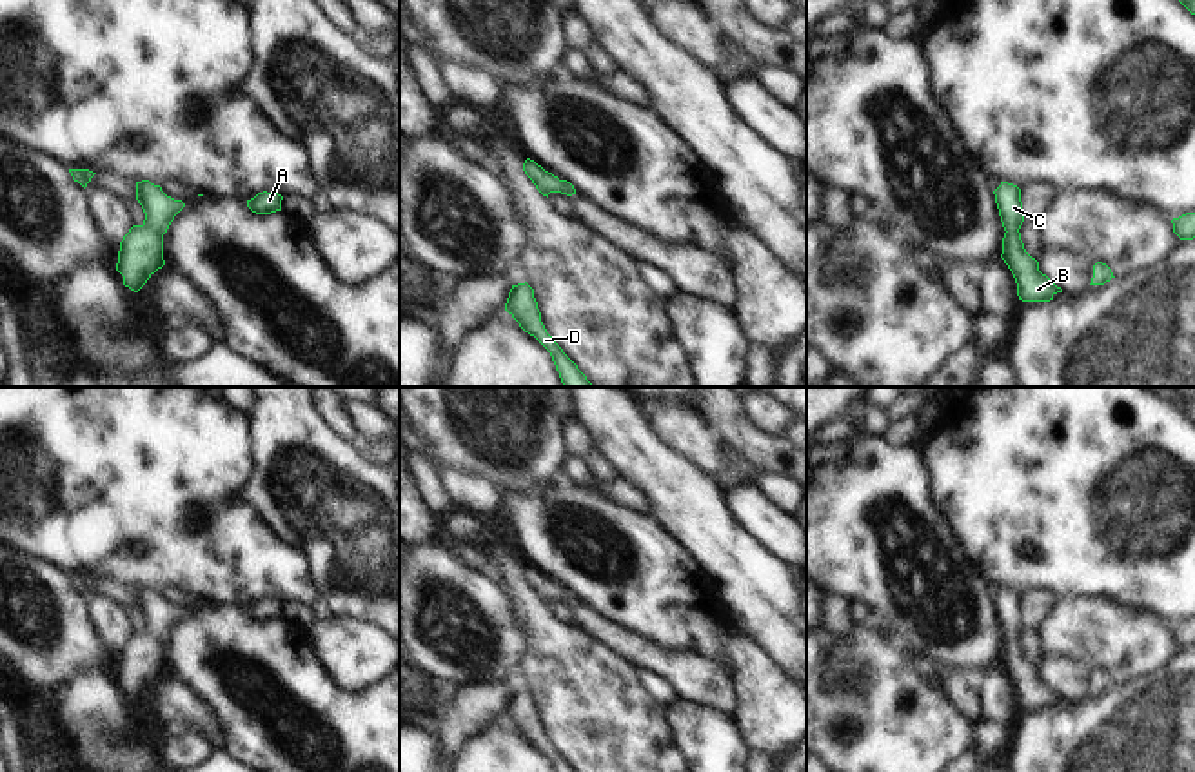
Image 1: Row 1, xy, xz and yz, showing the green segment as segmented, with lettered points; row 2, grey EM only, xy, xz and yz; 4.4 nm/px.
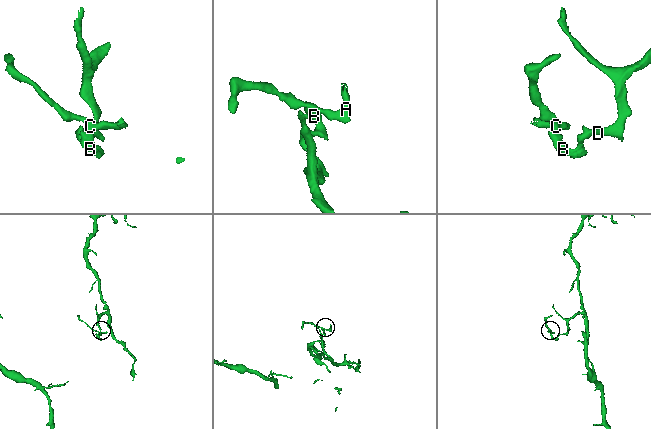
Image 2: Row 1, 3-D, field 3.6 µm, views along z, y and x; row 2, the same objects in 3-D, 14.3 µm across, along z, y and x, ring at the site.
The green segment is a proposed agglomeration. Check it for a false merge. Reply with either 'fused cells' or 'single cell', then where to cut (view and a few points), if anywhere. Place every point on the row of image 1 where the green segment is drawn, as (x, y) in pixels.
single cell; no cut

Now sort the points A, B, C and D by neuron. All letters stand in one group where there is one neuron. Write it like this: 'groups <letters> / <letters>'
groups A B C D

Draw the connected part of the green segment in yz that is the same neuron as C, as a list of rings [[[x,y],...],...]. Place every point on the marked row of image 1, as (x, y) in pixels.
[[[1001,182],[993,191],[999,216],[1004,227],[1001,258],[1012,271],[1017,283],[1017,296],[1022,302],[1050,302],[1062,292],[1046,274],[1039,271],[1039,262],[1032,258],[1021,240],[1024,222],[1021,189],[1013,183]]]

